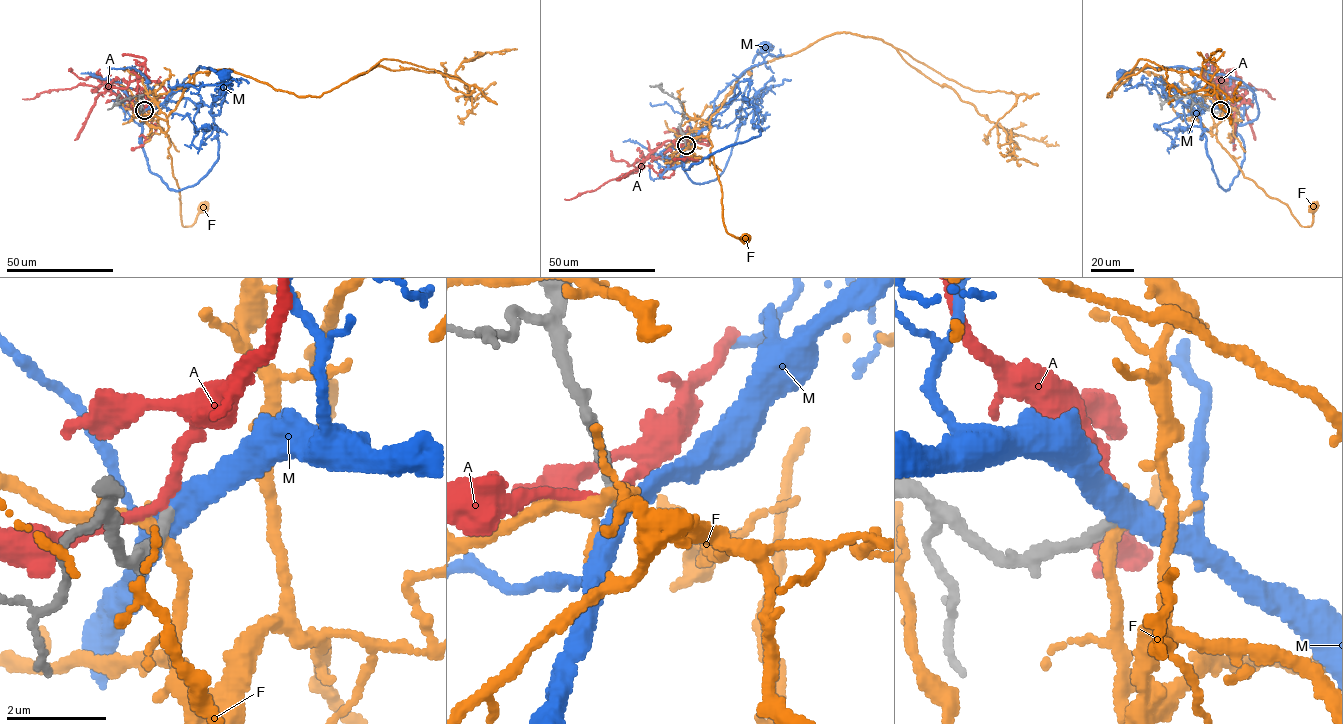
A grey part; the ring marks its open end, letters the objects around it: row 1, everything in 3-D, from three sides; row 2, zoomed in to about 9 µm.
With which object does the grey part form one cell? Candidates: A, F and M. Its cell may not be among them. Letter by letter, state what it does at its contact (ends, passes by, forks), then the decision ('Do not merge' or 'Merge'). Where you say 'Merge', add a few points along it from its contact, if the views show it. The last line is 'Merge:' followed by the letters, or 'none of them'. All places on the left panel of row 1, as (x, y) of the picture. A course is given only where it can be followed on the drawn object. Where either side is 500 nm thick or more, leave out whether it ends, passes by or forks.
A: It passes by. Do not merge
F: It forks there. Do not merge
M: It passes by. Merge. Its course: (144, 110), (140, 125), (162, 108), (199, 66), (222, 75)
Merge: M

